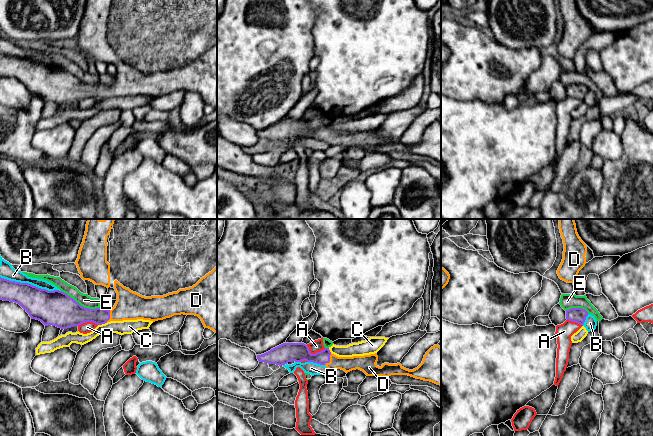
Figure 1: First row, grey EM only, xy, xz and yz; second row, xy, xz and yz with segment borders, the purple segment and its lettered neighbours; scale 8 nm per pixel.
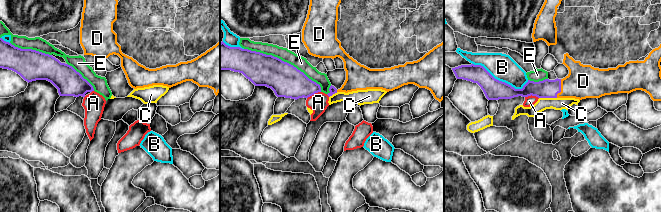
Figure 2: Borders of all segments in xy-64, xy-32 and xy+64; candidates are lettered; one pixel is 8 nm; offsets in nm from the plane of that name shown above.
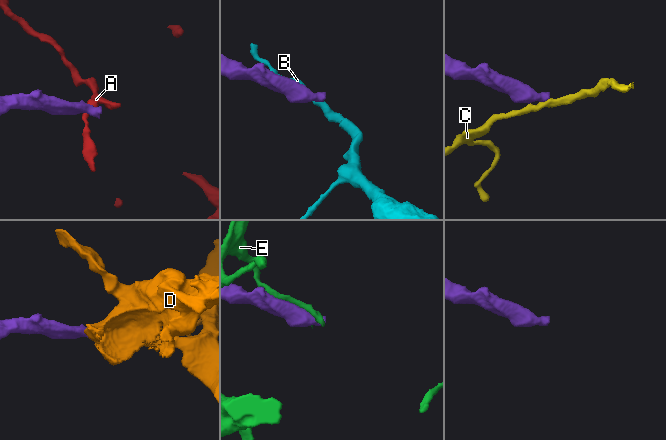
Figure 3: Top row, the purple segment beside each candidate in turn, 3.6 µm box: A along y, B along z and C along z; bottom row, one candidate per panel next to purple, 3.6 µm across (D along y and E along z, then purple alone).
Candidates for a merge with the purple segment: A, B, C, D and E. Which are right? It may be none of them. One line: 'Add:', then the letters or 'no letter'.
Add: D

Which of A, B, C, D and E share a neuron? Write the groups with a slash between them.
A / B / C / D / E

